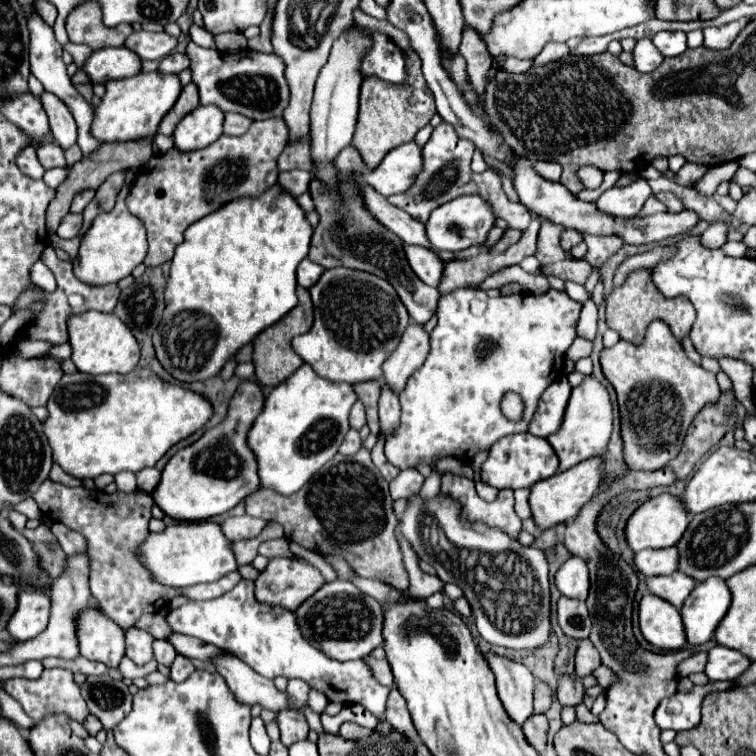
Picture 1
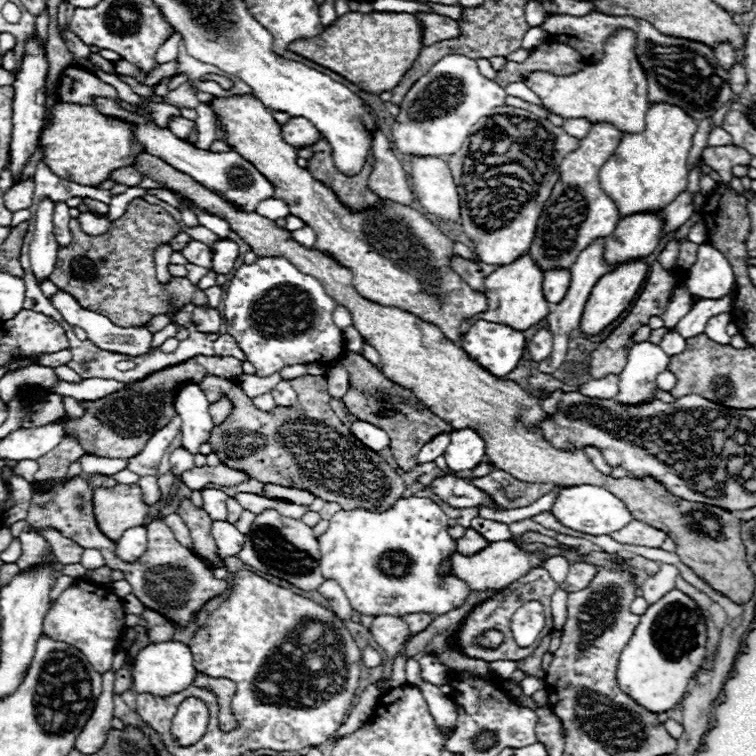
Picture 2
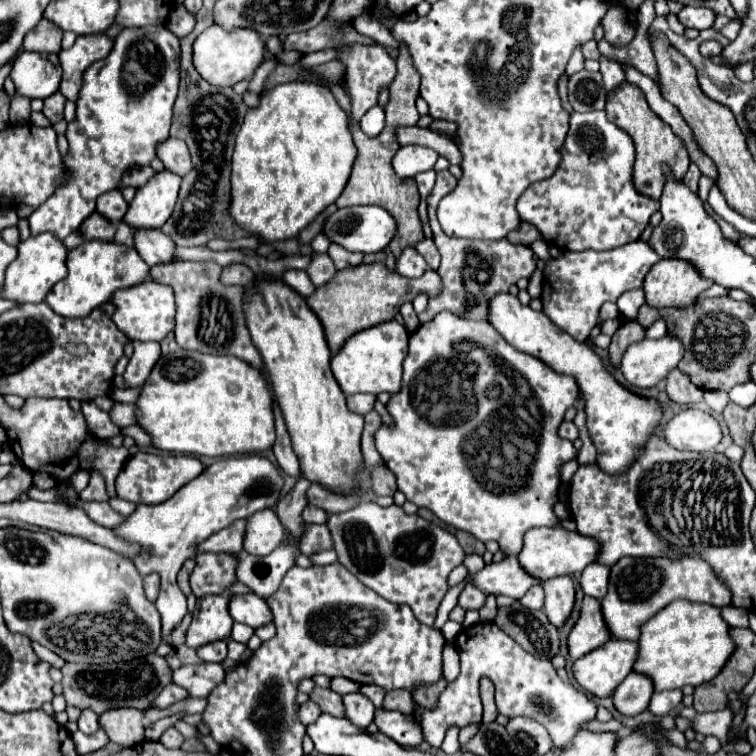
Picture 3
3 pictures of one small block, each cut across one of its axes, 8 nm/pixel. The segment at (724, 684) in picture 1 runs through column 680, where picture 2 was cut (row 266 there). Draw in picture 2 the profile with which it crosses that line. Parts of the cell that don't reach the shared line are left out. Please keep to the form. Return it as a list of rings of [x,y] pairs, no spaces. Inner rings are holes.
[[[704,242],[698,248],[698,260],[686,274],[686,286],[694,296],[720,300],[734,288],[732,266],[722,252]]]

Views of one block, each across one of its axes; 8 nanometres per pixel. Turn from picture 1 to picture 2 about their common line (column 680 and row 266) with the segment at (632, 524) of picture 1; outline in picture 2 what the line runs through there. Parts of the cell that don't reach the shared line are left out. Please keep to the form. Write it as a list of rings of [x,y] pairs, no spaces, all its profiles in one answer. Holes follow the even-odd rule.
[[[524,254],[520,260],[514,260],[514,264],[498,266],[498,268],[486,278],[488,310],[464,321],[460,327],[462,333],[466,333],[470,326],[478,319],[508,324],[510,328],[516,328],[518,332],[524,332],[524,330],[528,330],[530,326],[534,326],[534,324],[538,324],[540,320],[544,320],[544,318],[548,316],[550,308],[548,308],[548,302],[546,302],[544,296],[542,296],[542,276],[544,276],[544,274],[540,272],[540,268],[536,268],[536,264],[532,264],[532,260],[528,260],[526,254]]]

